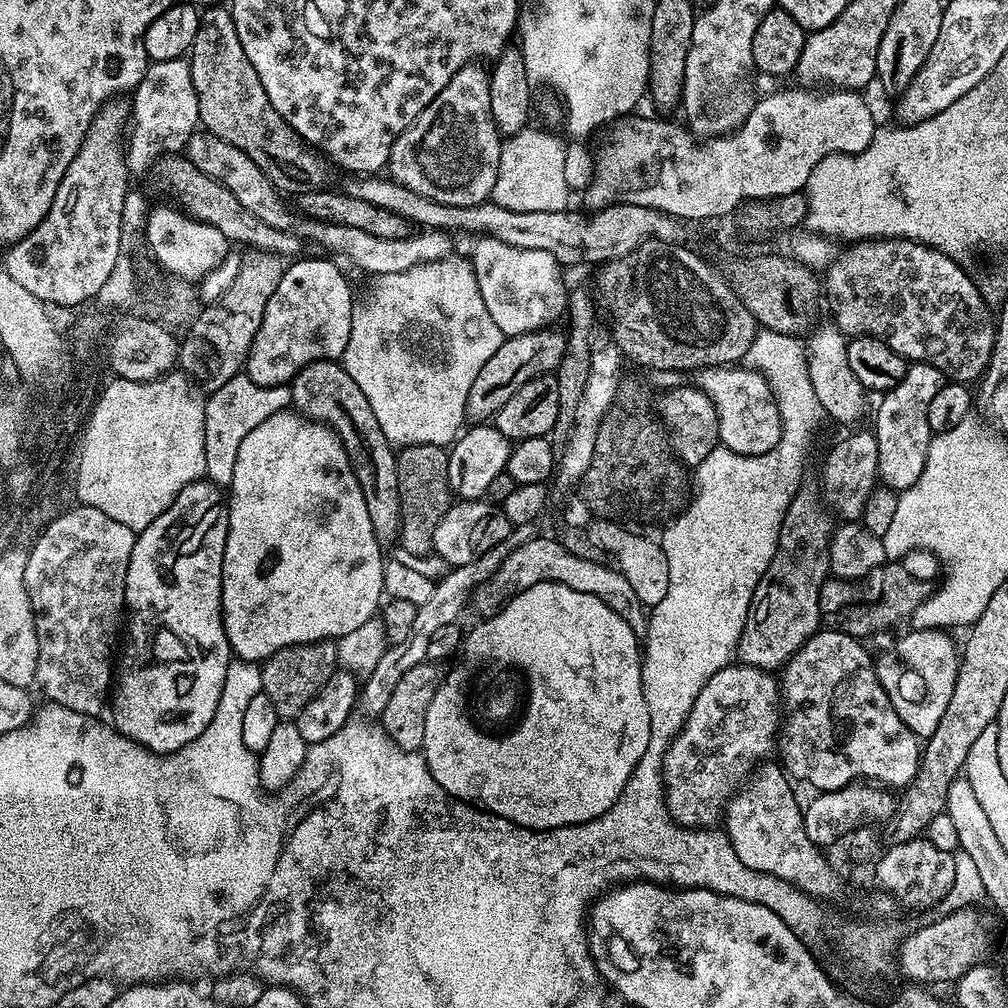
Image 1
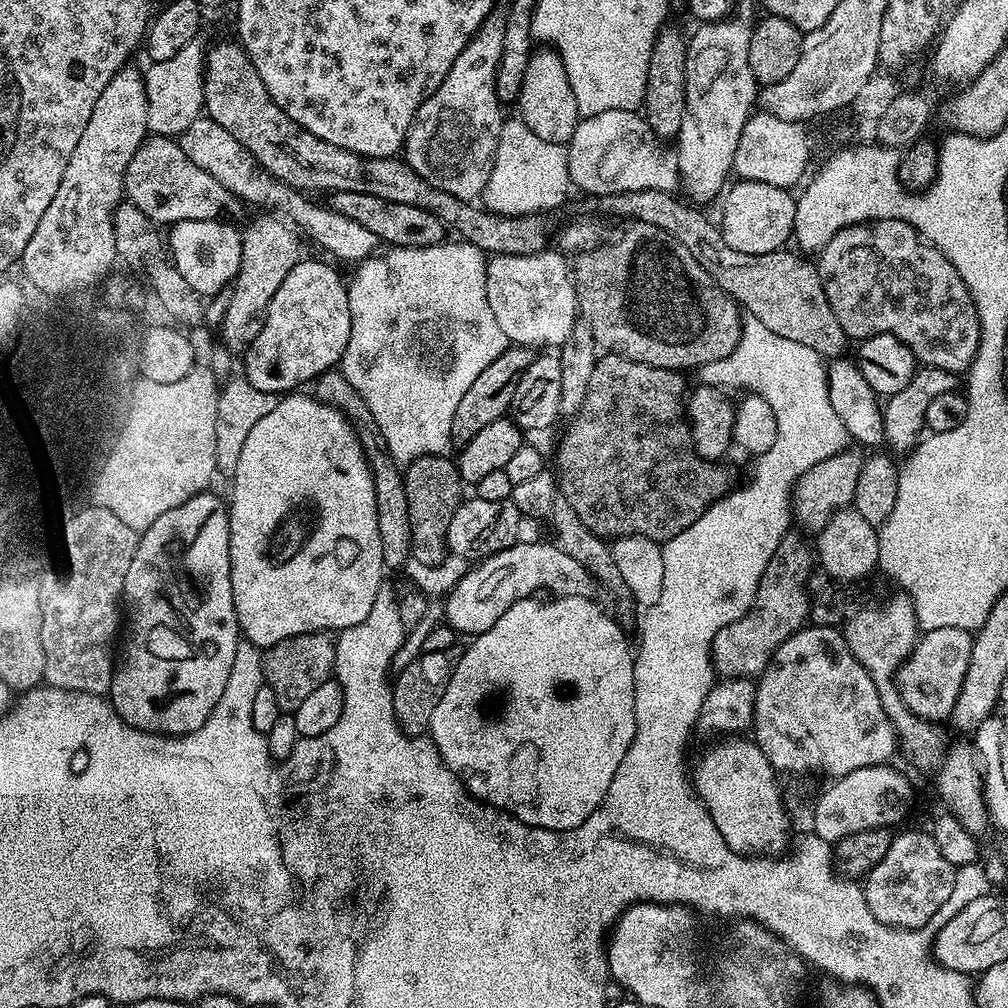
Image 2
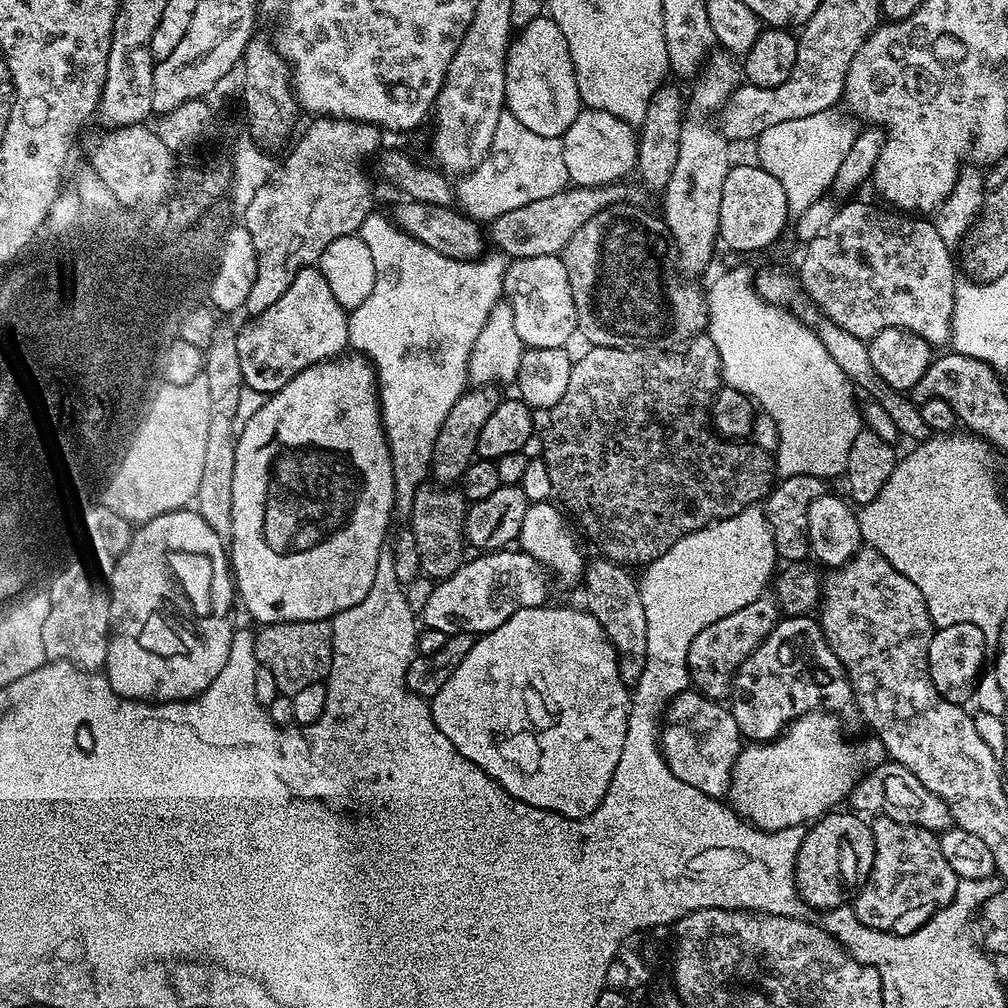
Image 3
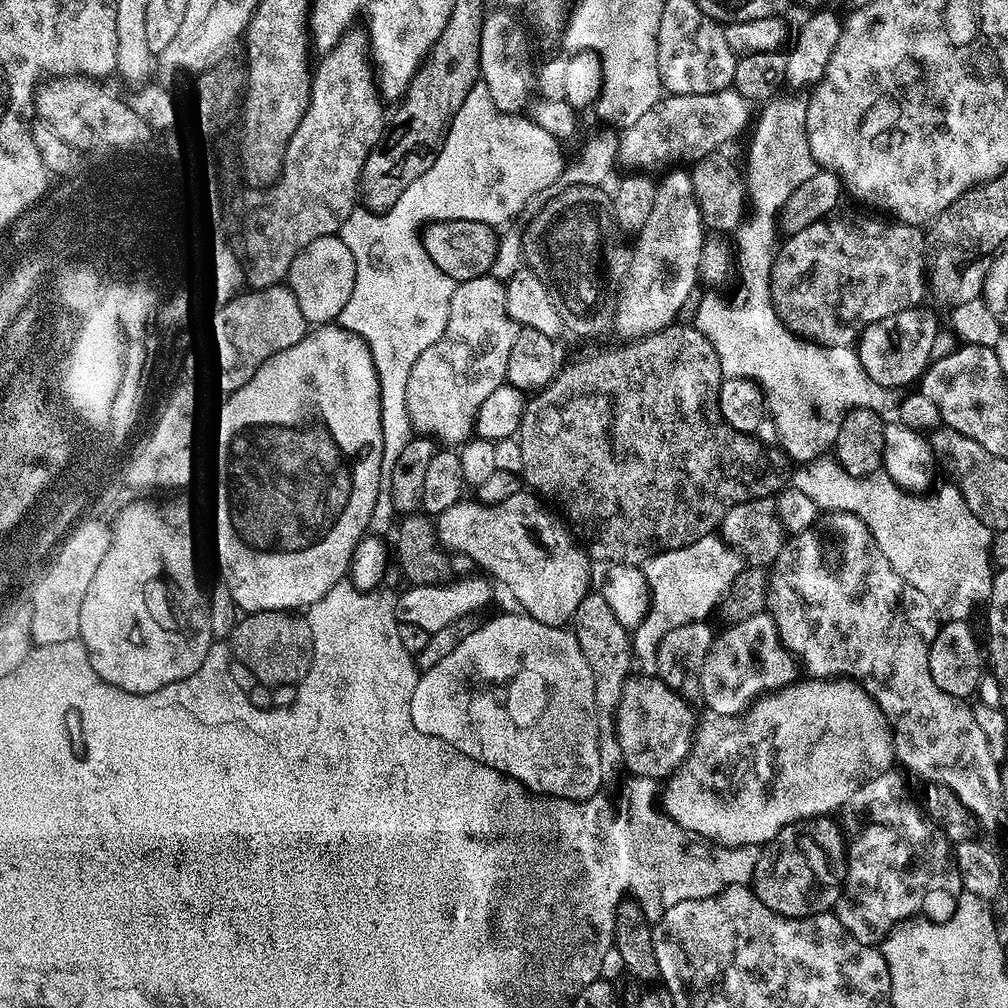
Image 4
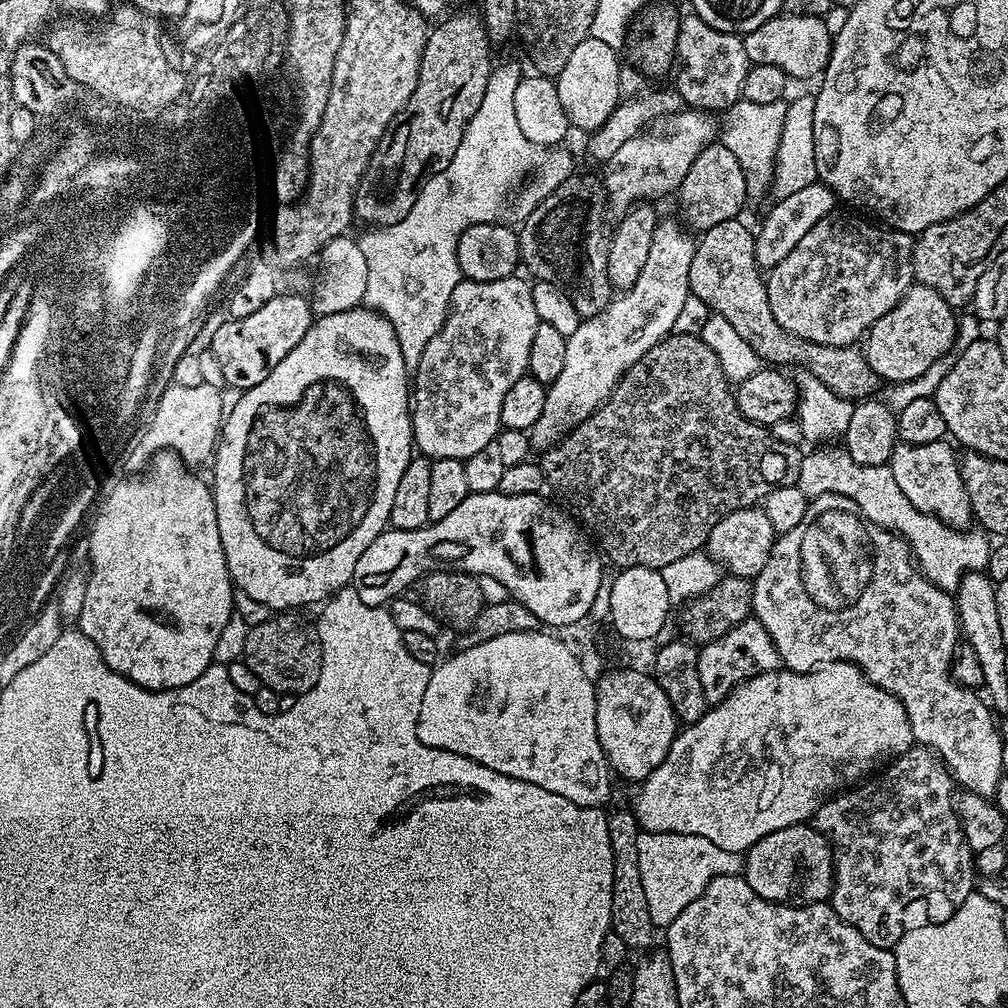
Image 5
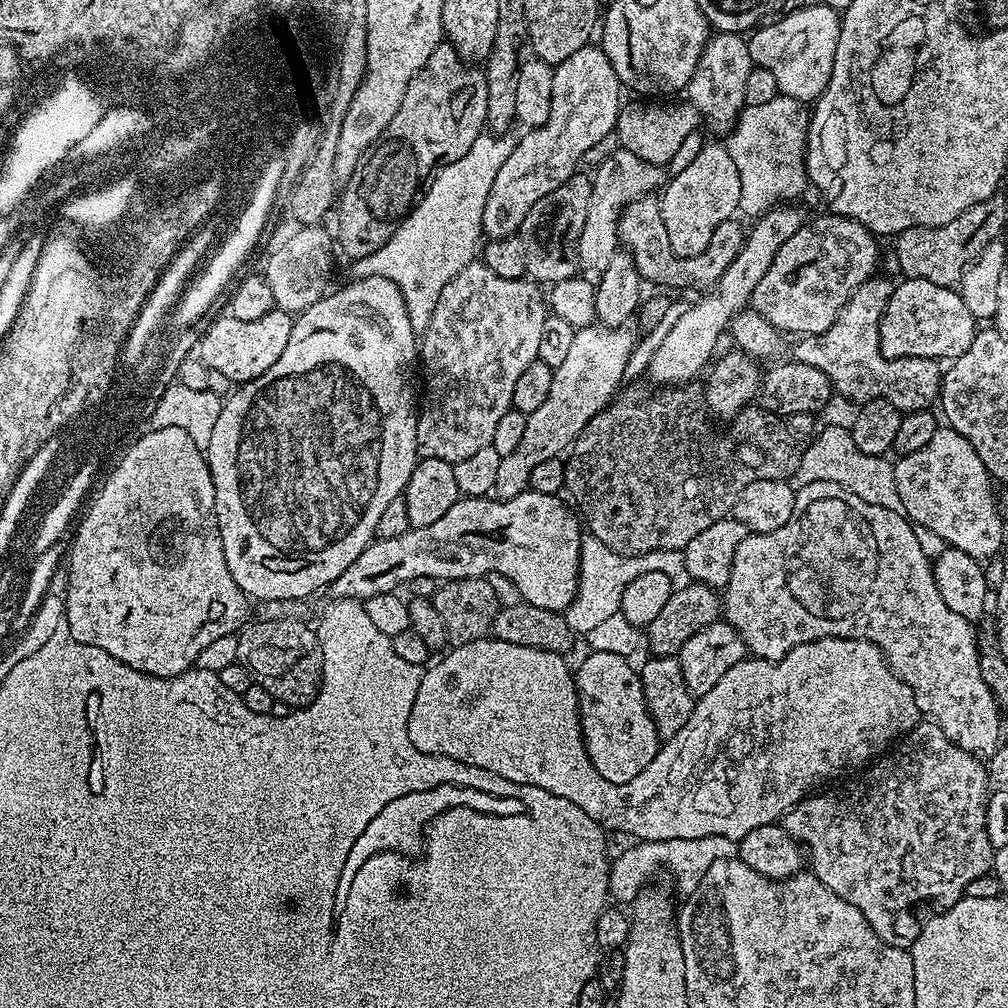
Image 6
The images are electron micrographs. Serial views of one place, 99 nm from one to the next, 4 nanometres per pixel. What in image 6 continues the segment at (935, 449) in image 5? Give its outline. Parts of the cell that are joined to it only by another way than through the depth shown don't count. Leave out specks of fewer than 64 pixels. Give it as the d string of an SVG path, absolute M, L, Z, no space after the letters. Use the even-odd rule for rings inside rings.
M947 426L937 427L934 438L922 446L922 450L914 450L914 454L906 454L895 461L896 489L900 506L905 516L913 525L929 528L938 538L942 538L949 548L957 548L973 556L976 561L984 562L997 555L1000 543L1004 540L1005 517L1000 515L997 497L992 496L993 481L990 479L982 458L978 458L978 450L958 434L958 430Z

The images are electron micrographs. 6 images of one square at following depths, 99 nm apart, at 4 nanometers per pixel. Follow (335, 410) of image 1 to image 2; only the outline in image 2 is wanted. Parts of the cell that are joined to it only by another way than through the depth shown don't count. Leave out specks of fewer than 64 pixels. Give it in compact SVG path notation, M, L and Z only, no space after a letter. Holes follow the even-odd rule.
M329 370L322 373L316 377L314 387L316 387L314 389L316 399L321 400L323 404L334 406L356 429L360 445L364 447L364 455L368 457L368 463L372 466L384 567L388 570L403 569L412 555L412 538L410 536L410 510L406 506L406 490L401 469L388 455L388 447L384 445L378 422L374 422L374 414L370 414L370 406L363 396L358 394L358 390L354 390L354 386L350 386L350 382L346 382L343 372Z

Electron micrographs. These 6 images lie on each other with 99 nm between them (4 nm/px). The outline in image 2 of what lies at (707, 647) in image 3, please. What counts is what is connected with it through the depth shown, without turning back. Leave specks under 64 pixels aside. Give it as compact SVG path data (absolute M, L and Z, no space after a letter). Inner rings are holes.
M789 530L786 532L782 542L778 544L778 550L774 550L774 558L770 558L770 562L766 562L766 570L762 574L762 582L758 586L750 611L742 619L726 625L717 634L712 643L712 663L717 673L723 674L728 678L741 675L740 655L743 652L752 652L753 673L759 674L763 672L772 655L778 650L778 646L782 646L782 642L786 642L786 638L790 638L797 630L809 623L808 600L810 604L810 584L808 588L808 579L812 576L812 567L814 569L817 567L818 560L814 555L813 545L810 543L810 540L807 540L809 537L804 534L799 536L795 531Z

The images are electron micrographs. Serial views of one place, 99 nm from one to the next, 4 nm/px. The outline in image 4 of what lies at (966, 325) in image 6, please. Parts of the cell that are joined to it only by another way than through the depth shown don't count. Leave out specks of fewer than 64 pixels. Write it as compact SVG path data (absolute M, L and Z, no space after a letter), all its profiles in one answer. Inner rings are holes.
M919 307L907 308L879 320L864 329L858 341L858 353L866 374L882 387L907 389L915 385L934 360L935 338L942 329L932 312L920 312Z

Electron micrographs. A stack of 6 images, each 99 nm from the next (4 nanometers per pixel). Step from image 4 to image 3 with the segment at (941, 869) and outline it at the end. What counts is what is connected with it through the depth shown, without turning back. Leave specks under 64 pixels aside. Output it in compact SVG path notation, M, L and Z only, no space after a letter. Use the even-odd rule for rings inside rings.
M889 816L875 817L871 825L874 862L871 874L854 897L858 922L886 932L895 929L895 924L906 919L911 912L945 908L954 898L958 878L942 854L939 835L918 826L899 824Z

